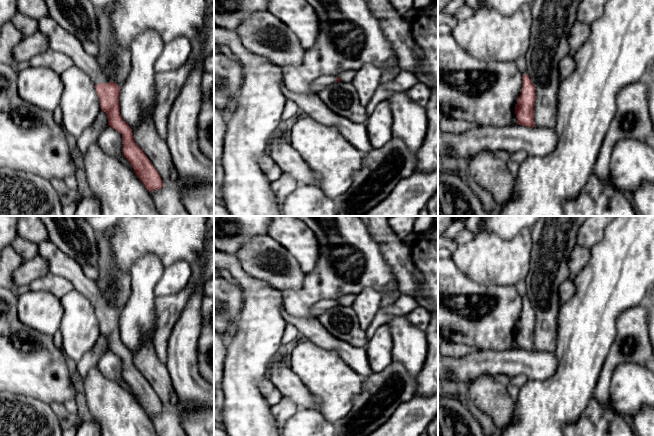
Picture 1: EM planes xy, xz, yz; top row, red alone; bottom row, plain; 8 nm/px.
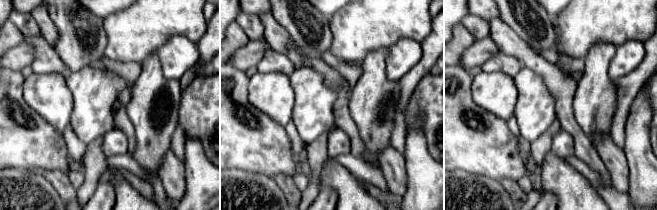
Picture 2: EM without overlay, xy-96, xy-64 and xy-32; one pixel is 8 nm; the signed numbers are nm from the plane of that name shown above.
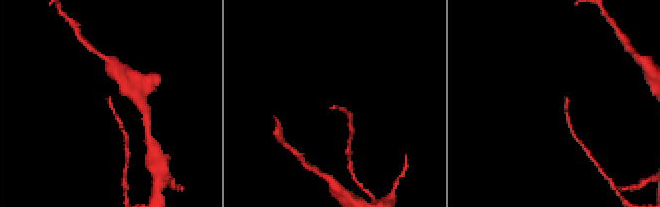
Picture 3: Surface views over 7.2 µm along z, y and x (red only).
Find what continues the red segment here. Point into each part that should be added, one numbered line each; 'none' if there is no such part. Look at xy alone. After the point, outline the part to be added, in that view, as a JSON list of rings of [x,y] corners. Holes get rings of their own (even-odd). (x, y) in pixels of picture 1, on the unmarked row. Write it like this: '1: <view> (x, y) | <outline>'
1: xy (67, 267) | [[[50,241],[38,243],[38,249],[38,255],[49,262],[49,273],[60,275],[69,280],[75,290],[90,300],[94,308],[110,306],[96,282],[83,273],[82,267],[75,259],[67,257]]]

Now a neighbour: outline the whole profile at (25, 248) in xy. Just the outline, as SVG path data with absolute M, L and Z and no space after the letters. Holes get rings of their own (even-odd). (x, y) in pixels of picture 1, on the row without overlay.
M17 236L11 243L12 248L23 258L30 260L39 254L38 244Z

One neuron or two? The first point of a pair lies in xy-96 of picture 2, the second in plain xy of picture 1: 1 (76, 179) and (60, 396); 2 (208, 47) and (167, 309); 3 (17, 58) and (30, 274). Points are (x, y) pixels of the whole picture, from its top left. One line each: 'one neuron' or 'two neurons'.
1: two neurons
2: one neuron
3: one neuron

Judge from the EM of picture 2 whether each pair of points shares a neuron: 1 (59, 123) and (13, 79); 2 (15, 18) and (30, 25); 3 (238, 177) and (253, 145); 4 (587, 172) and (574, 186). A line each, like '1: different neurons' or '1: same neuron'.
1: different neurons
2: same neuron
3: different neurons
4: different neurons

